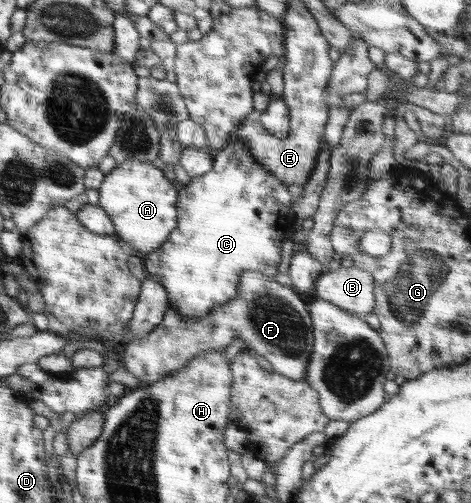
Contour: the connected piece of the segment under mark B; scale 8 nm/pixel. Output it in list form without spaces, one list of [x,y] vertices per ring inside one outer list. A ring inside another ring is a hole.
[[[341,266],[335,270],[327,270],[317,278],[313,298],[324,299],[344,311],[366,317],[372,312],[376,303],[375,284],[369,270],[358,266]]]

